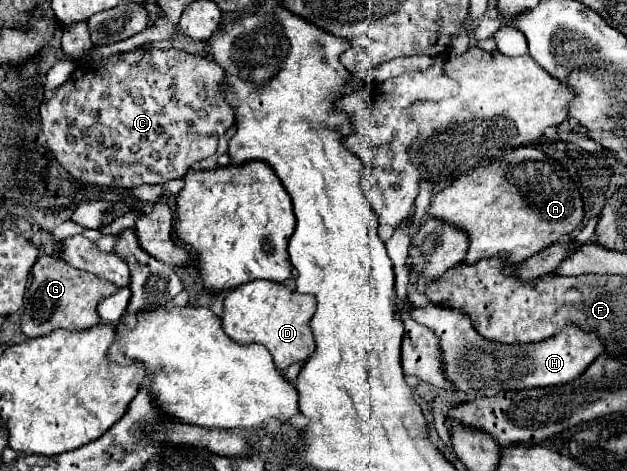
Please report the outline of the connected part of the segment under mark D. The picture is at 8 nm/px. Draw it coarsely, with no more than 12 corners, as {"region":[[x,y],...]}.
{"region":[[251,280],[223,296],[223,330],[279,370],[313,352],[315,296]]}

